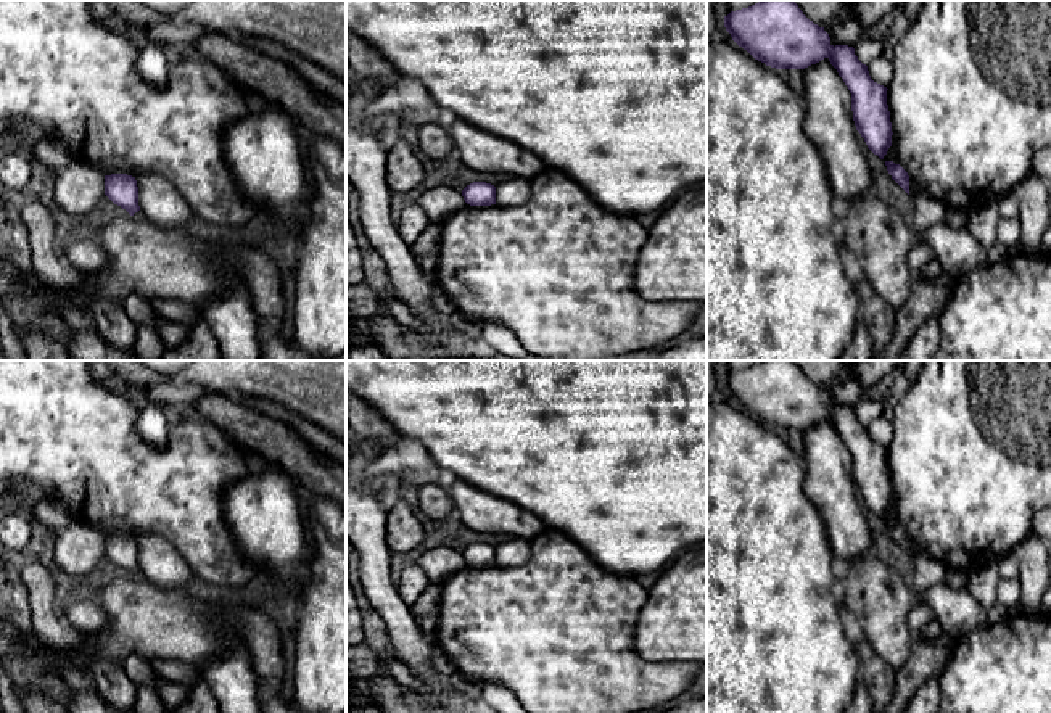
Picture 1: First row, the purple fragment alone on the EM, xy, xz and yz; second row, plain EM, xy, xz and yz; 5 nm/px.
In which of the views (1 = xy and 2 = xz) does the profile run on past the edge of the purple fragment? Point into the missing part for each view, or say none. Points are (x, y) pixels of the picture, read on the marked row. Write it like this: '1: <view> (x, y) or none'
1: none
2: none

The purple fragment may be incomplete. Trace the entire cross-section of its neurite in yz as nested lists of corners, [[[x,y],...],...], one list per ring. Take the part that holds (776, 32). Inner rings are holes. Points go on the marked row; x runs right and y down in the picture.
[[[760,0],[731,11],[724,16],[724,27],[739,47],[776,69],[805,69],[827,58],[851,93],[856,130],[884,159],[893,135],[888,89],[871,79],[853,47],[834,47],[824,27],[810,21],[793,0]]]

